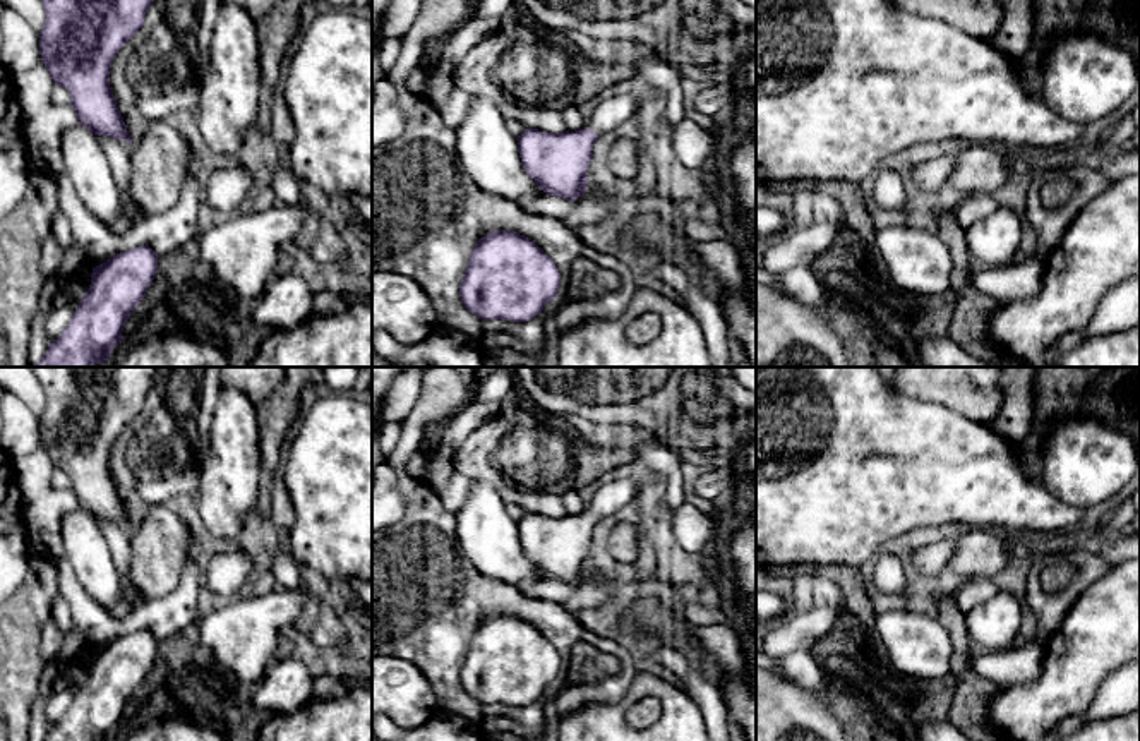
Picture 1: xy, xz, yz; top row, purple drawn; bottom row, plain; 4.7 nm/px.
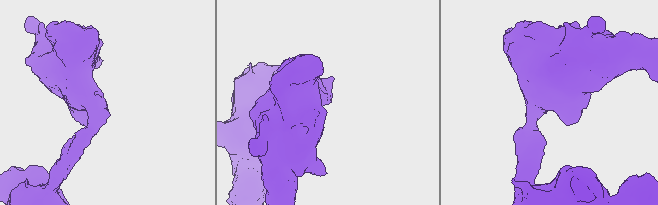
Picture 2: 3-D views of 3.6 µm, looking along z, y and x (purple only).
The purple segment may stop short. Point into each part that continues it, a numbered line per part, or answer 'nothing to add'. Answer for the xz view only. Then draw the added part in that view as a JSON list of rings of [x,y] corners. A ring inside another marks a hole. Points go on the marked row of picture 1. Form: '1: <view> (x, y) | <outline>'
1: xz (611, 114) | [[[615,96],[602,101],[586,124],[597,136],[617,129],[638,111],[639,105],[631,96]]]

